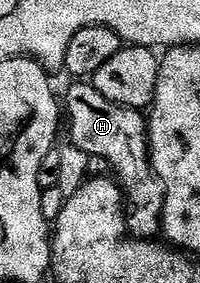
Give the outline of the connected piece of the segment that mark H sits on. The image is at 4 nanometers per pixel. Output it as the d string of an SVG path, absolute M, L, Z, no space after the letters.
M75 83L65 97L65 133L83 153L104 161L117 178L125 198L127 232L134 240L158 238L163 219L163 186L151 166L151 148L147 145L147 123L138 109L126 109L101 95L94 84Z

